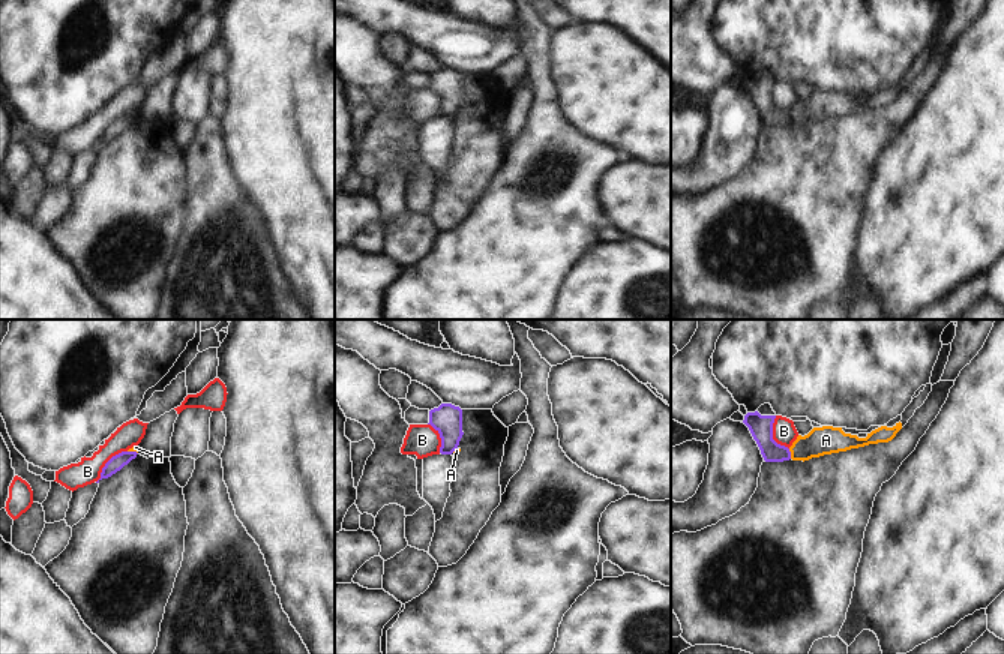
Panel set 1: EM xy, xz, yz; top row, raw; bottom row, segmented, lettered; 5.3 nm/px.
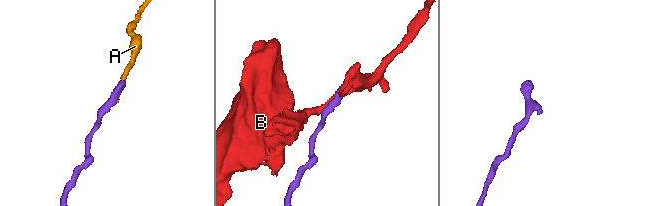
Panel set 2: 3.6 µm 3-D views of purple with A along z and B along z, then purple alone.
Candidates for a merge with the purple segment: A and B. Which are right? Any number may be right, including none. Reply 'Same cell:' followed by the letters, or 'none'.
Same cell: none

